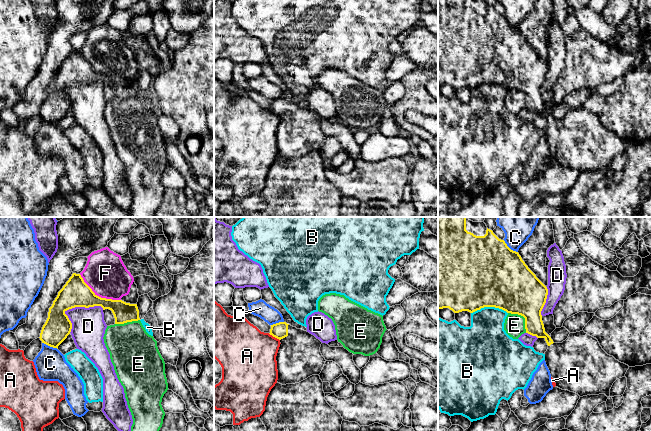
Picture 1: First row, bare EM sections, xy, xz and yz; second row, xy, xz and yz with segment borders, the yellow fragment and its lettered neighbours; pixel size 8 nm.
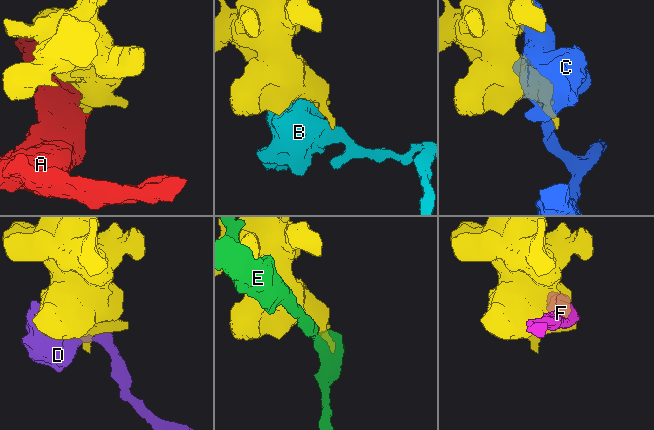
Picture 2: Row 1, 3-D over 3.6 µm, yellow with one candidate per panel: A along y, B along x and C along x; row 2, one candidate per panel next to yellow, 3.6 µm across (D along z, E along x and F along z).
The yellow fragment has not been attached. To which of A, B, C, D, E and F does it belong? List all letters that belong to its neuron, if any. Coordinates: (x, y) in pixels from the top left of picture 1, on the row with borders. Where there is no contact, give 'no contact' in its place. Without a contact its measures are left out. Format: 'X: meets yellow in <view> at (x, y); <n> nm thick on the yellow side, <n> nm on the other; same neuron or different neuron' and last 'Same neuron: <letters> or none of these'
A: meets yellow in xz at (274, 336); 130 nm thick on the yellow side, 420 nm on the other; different neuron
B: meets yellow in yz at (489, 306); 500 nm thick on the yellow side, 320 nm on the other; different neuron
C: meets yellow in yz at (509, 248); 500 nm thick on the yellow side, 300 nm on the other; different neuron
D: meets yellow in xy at (74, 307); 220 nm thick on the yellow side, 280 nm on the other; different neuron
E: meets yellow in yz at (523, 316); 400 nm thick on the yellow side, 170 nm on the other; different neuron
F: meets yellow in xy at (98, 296); 220 nm thick on the yellow side, 340 nm on the other; different neuron
Same neuron: none of these

